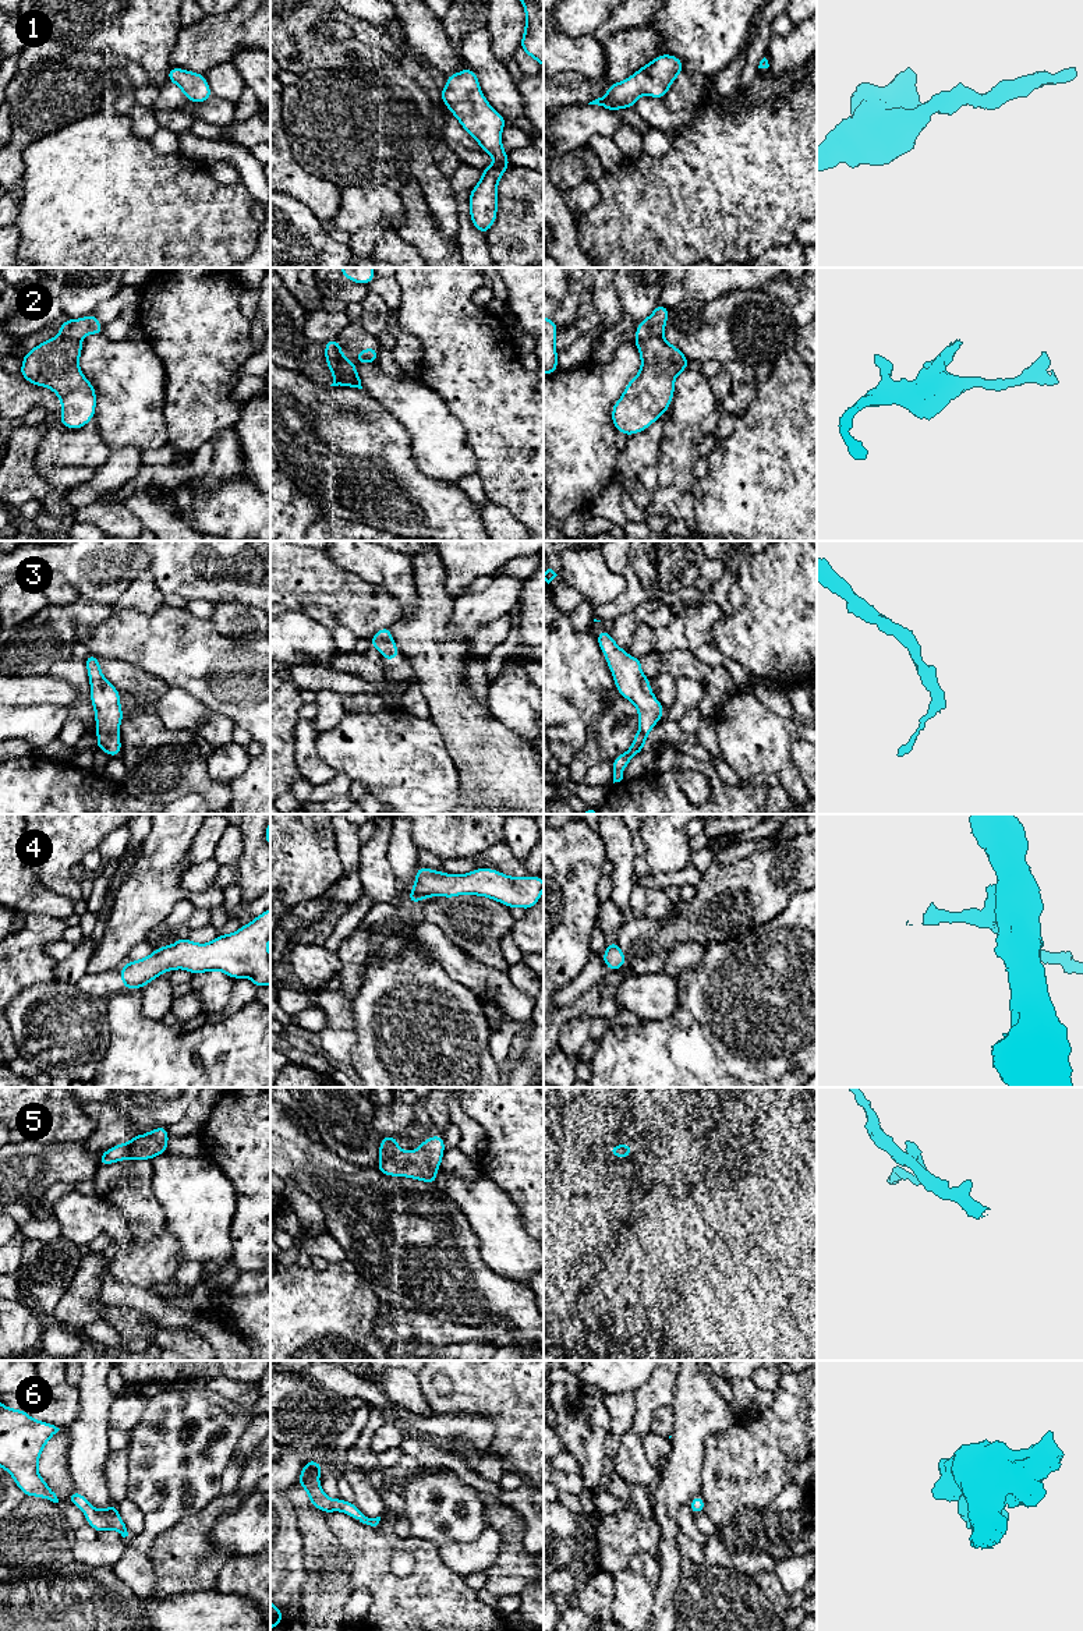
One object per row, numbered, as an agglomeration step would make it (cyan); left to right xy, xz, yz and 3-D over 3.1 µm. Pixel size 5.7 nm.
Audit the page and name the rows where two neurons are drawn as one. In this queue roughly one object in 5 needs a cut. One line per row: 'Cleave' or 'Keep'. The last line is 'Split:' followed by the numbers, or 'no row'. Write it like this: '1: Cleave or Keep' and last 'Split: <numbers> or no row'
1: Keep
2: Cleave
3: Keep
4: Keep
5: Keep
6: Keep
Split: 2

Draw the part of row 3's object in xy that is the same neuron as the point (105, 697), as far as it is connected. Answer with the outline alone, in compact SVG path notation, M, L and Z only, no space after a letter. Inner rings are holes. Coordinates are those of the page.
M89 654L85 659L91 684L91 703L95 708L98 747L110 757L121 753L120 723L124 718L120 705L120 691L100 672L99 658Z

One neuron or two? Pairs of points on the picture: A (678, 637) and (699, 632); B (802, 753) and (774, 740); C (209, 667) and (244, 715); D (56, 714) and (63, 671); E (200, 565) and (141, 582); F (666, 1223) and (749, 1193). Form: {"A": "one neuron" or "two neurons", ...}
{"A": "one neuron", "B": "two neurons", "C": "one neuron", "D": "two neurons", "E": "two neurons", "F": "two neurons"}

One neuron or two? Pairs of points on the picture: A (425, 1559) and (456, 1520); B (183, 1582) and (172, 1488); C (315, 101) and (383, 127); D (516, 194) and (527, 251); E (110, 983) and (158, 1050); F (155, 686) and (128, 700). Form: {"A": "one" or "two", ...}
{"A": "two", "B": "two", "C": "one", "D": "one", "E": "two", "F": "two"}

